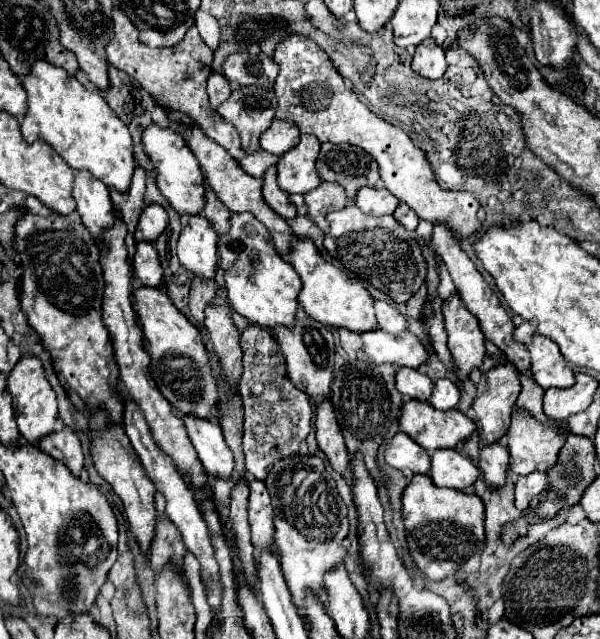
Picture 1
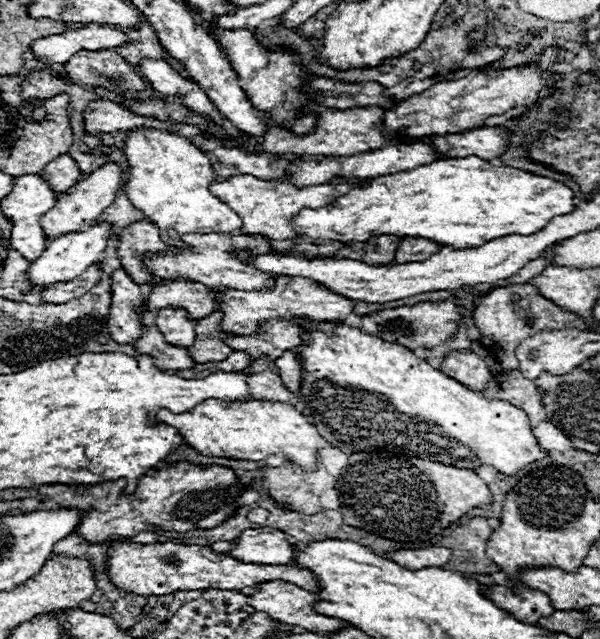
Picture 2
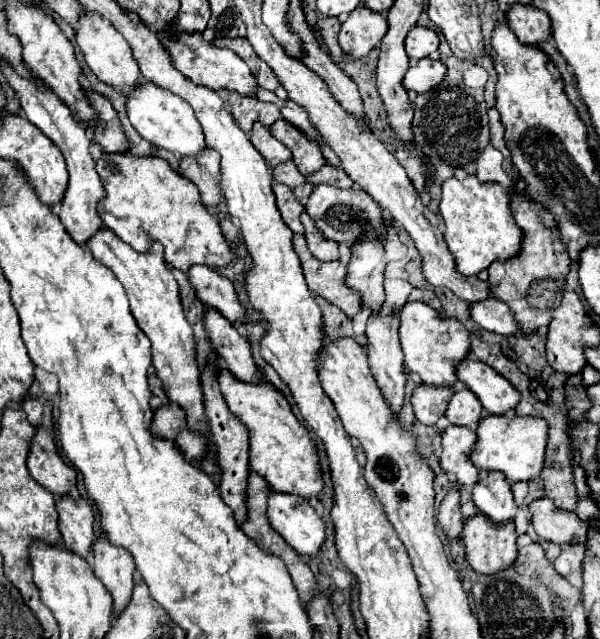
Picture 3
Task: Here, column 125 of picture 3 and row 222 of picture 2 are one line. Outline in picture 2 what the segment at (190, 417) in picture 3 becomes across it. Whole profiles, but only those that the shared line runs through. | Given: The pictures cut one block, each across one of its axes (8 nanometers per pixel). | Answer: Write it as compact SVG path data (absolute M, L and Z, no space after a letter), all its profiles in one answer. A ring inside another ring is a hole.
M248 174L242 176L230 176L224 180L216 180L210 186L212 194L218 196L222 202L226 202L242 220L242 234L260 234L268 236L270 240L288 240L294 238L294 228L290 226L290 218L296 216L302 208L322 208L340 196L336 190L330 188L330 184L322 186L306 186L296 188L290 182L280 180L260 180Z

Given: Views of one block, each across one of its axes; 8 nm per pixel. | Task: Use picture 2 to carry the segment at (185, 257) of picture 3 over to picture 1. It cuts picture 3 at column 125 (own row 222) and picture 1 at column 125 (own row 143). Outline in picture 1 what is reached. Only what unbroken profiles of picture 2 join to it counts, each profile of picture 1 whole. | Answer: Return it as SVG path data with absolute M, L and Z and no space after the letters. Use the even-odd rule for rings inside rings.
M46 60L34 62L30 72L20 80L28 94L28 112L20 120L24 140L34 142L40 136L70 168L88 170L106 186L126 192L134 172L132 138L126 124L112 112L102 94L86 88L64 68L48 64Z

